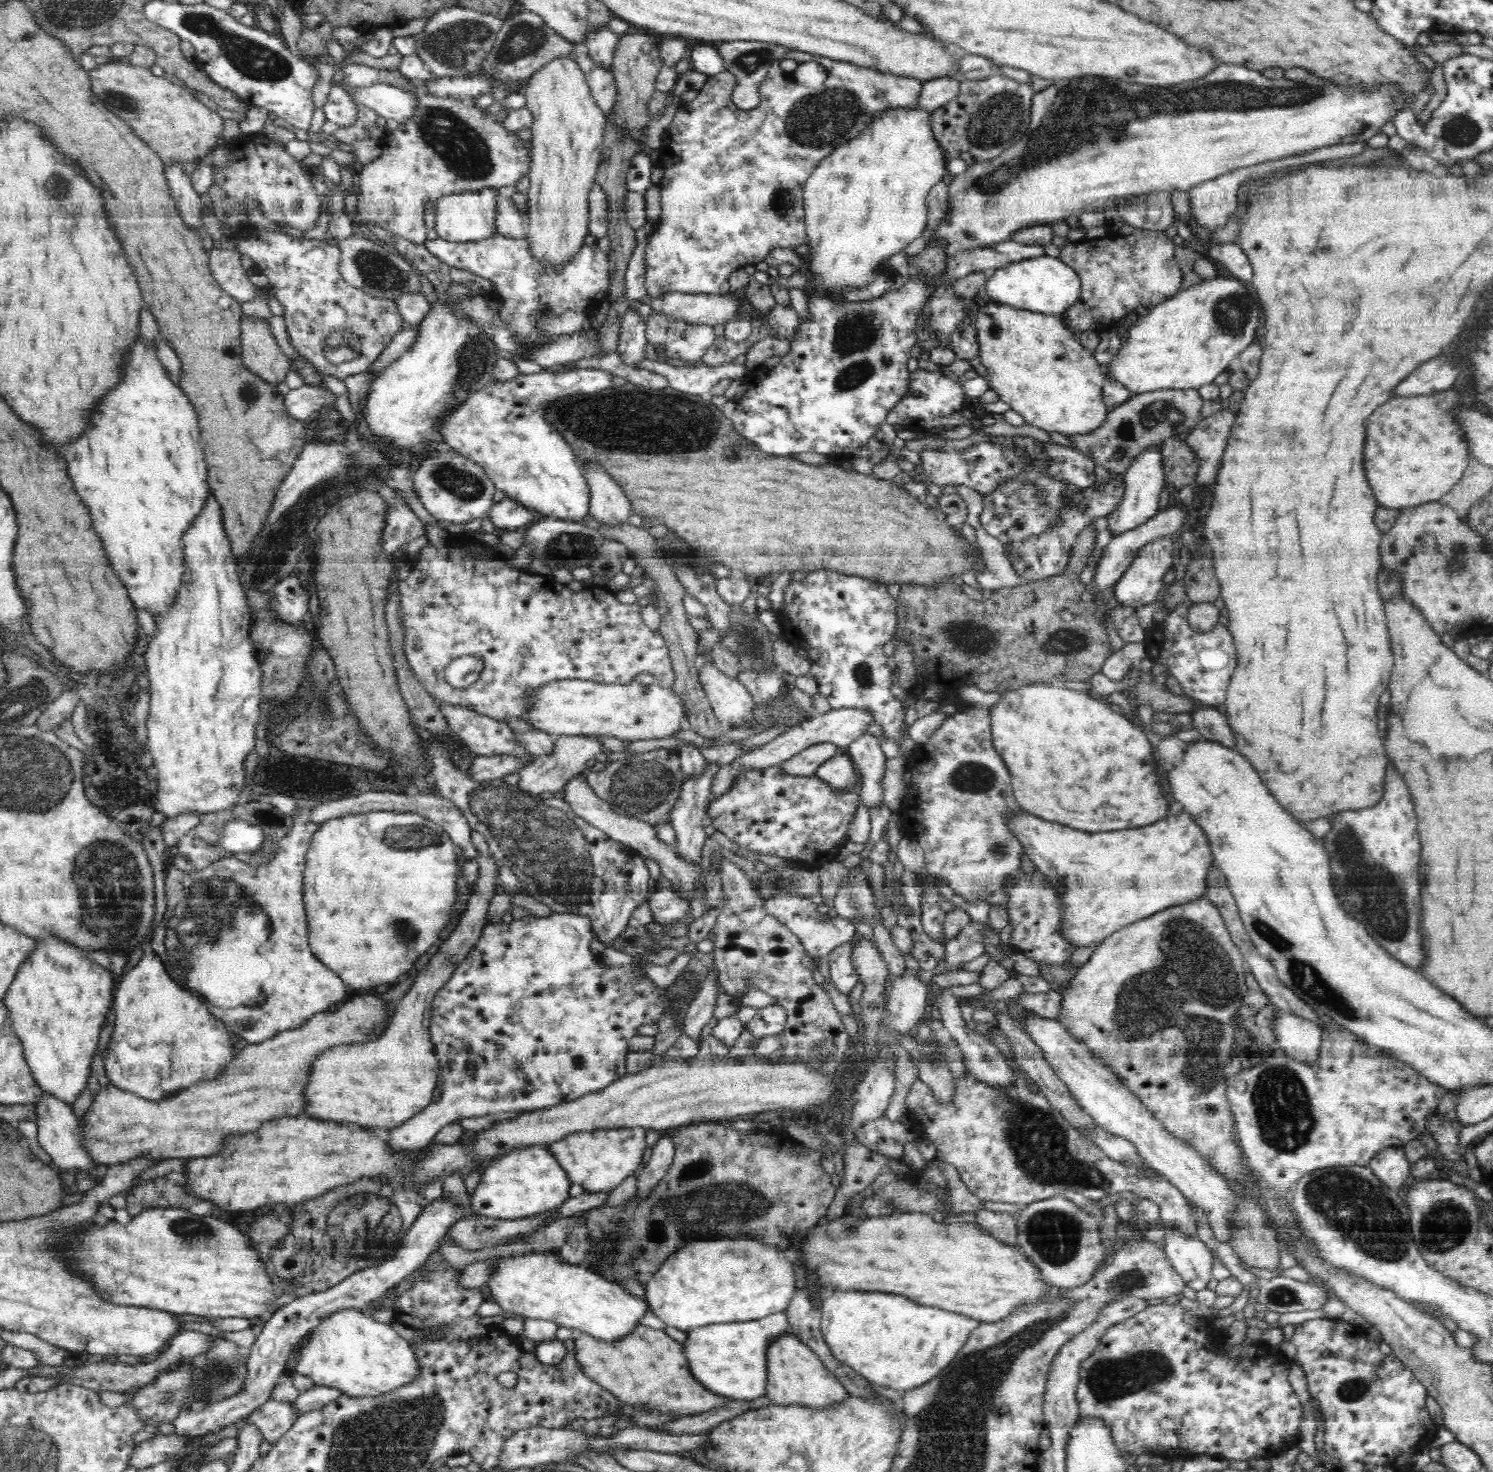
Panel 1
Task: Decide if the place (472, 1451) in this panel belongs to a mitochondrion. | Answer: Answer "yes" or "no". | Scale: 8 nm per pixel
no

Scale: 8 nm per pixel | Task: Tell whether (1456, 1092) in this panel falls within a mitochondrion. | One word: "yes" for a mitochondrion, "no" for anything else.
no

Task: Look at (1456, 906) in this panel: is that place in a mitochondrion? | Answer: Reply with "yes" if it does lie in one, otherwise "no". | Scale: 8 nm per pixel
no

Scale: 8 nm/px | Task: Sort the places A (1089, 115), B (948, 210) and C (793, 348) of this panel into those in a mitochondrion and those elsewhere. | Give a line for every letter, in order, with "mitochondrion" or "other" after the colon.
A: mitochondrion
B: other
C: other

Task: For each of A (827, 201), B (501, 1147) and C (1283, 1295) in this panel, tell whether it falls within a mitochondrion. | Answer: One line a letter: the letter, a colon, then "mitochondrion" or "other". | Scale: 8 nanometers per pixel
A: other
B: other
C: mitochondrion

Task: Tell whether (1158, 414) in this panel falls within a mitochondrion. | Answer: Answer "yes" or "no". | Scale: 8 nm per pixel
yes

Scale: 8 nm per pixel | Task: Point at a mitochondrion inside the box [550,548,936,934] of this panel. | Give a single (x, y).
(640, 786)

